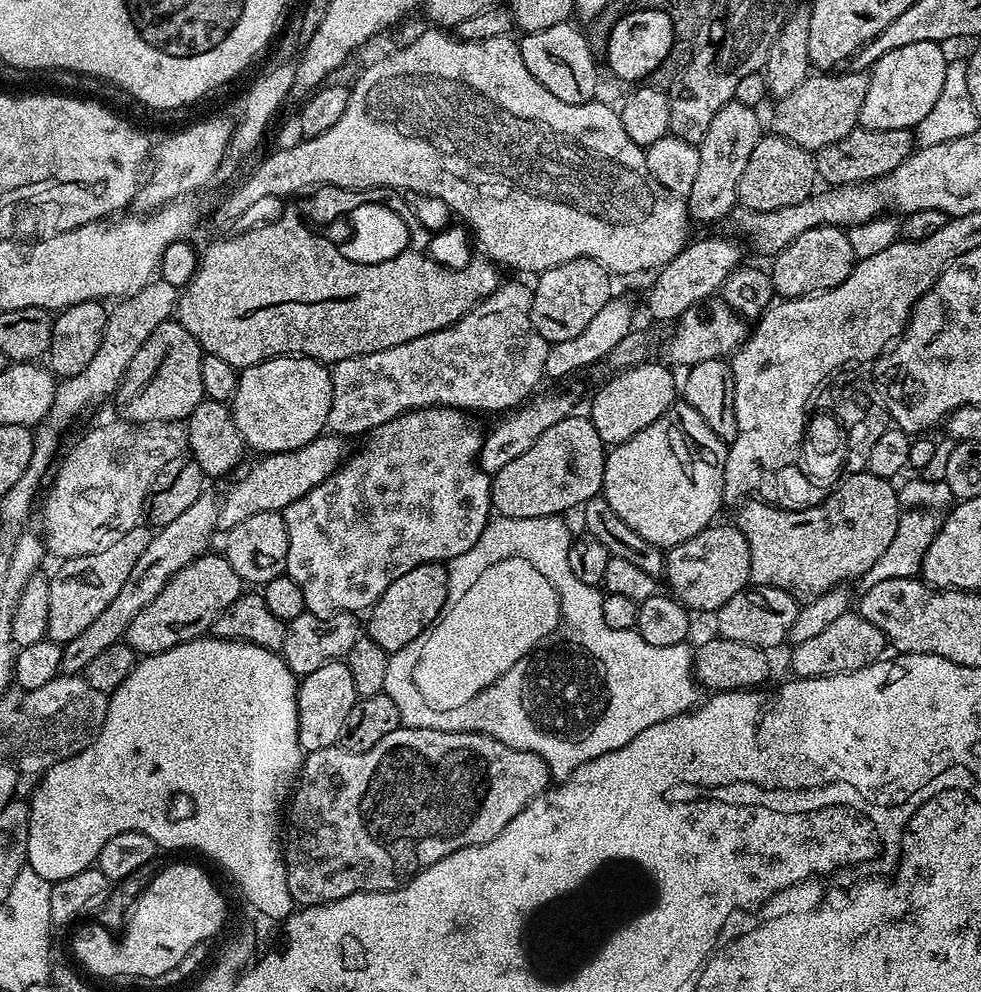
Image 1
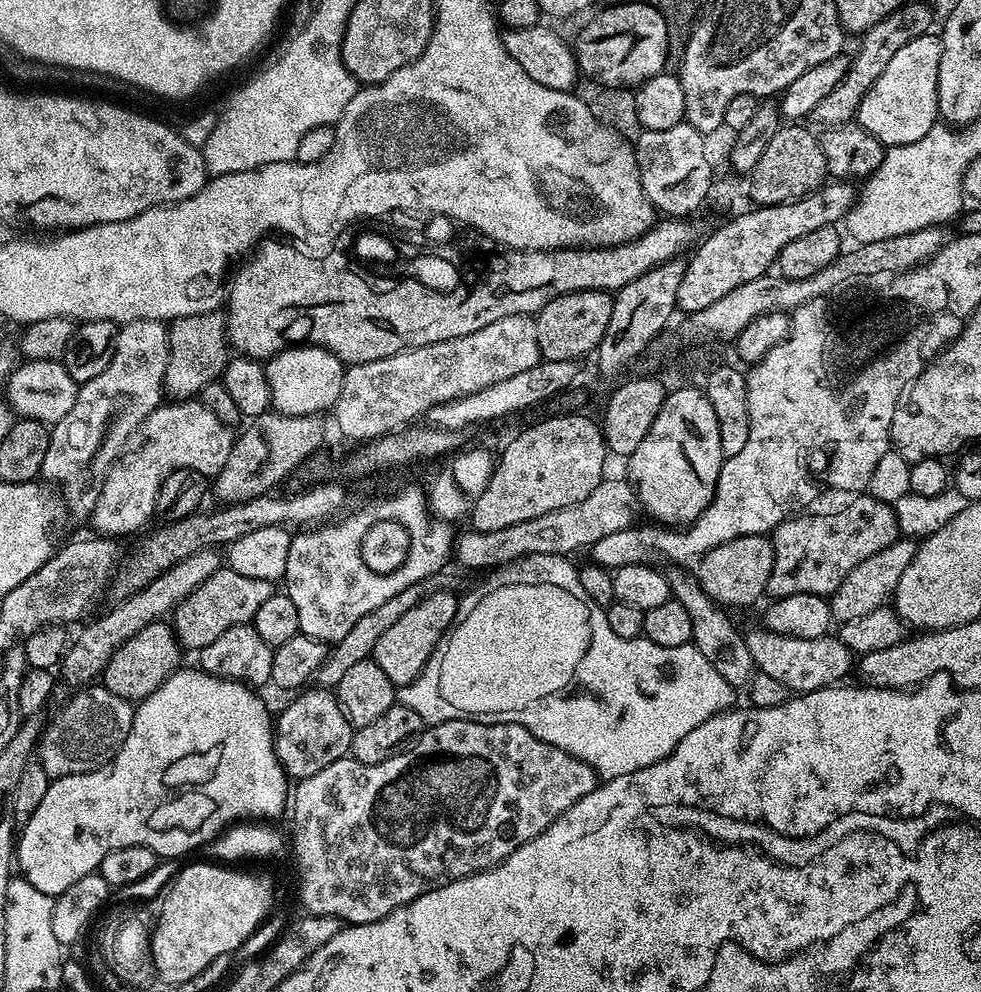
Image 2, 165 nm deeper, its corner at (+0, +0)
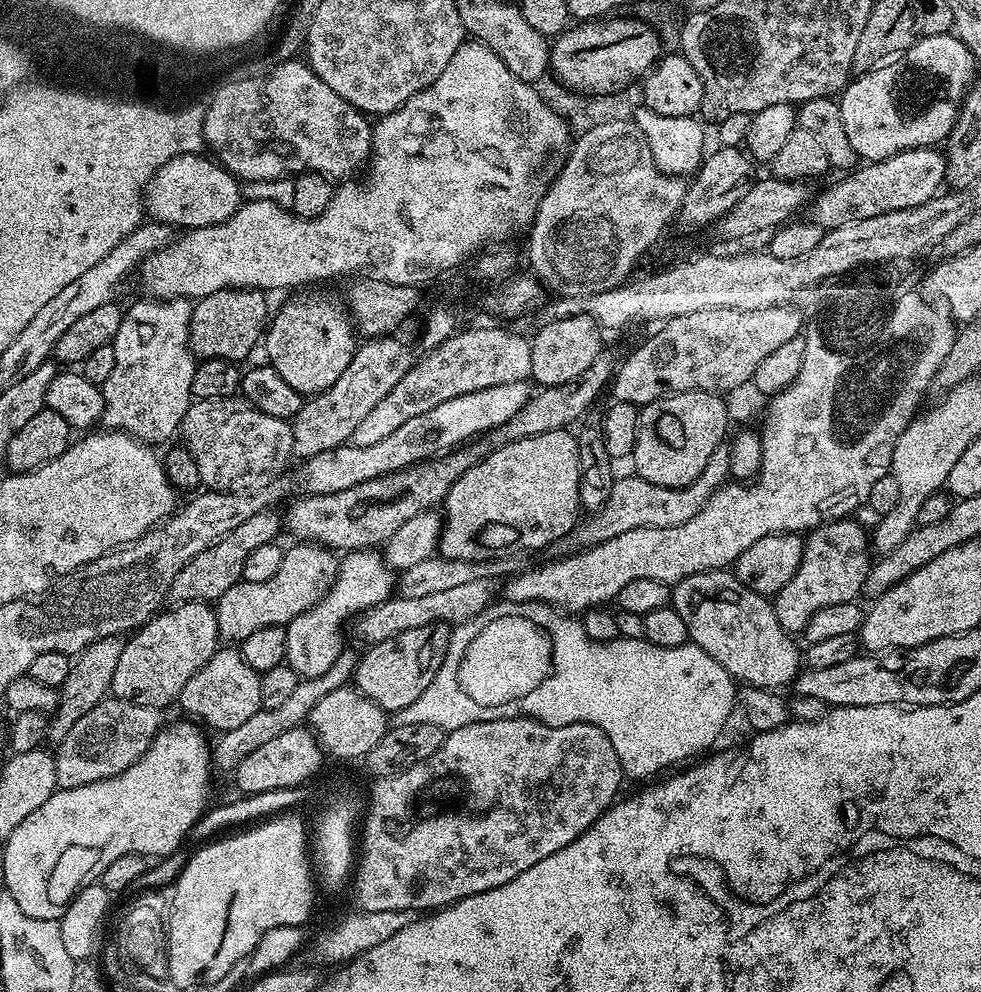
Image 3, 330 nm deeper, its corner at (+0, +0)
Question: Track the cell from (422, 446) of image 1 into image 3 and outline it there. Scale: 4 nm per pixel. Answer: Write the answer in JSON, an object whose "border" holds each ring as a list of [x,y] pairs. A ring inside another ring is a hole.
{"border":[[[352,550],[347,553],[348,556],[339,561],[336,577],[331,586],[328,587],[328,593],[319,600],[313,608],[306,610],[298,618],[294,618],[284,628],[286,634],[286,654],[285,661],[300,676],[301,680],[310,680],[312,678],[322,678],[330,666],[338,659],[338,654],[345,651],[344,636],[340,633],[340,623],[343,620],[351,621],[354,614],[359,614],[386,602],[394,592],[394,573],[387,564],[384,563],[384,557],[376,550]]]}

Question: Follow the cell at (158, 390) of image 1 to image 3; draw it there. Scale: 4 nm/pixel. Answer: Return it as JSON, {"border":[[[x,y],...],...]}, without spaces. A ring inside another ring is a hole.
{"border":[[[223,288],[195,301],[190,318],[190,346],[200,360],[222,358],[244,362],[261,343],[270,320],[268,300],[255,288]]]}

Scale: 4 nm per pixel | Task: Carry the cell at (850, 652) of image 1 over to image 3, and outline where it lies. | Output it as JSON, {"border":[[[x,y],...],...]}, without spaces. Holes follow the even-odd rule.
{"border":[[[728,570],[699,572],[690,578],[682,578],[670,592],[670,607],[678,610],[682,622],[686,622],[688,639],[696,644],[714,662],[718,662],[732,675],[732,679],[753,688],[783,689],[783,684],[791,685],[802,671],[802,648],[795,644],[793,637],[782,630],[772,609],[772,600],[750,590]]]}

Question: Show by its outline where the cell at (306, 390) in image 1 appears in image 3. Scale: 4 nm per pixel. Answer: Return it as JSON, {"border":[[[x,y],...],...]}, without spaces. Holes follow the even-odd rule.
{"border":[[[316,290],[293,295],[293,300],[286,301],[277,312],[275,309],[262,337],[262,348],[268,351],[267,363],[305,398],[334,386],[358,347],[358,336],[345,305],[324,292],[312,291]]]}

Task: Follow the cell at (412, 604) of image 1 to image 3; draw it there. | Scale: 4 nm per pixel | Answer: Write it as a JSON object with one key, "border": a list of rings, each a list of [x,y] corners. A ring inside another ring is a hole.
{"border":[[[441,622],[430,626],[418,626],[415,630],[402,630],[386,642],[378,642],[367,649],[365,656],[356,661],[354,687],[366,698],[373,700],[378,707],[391,714],[410,706],[442,666],[448,653],[448,643],[452,637],[452,628]]]}

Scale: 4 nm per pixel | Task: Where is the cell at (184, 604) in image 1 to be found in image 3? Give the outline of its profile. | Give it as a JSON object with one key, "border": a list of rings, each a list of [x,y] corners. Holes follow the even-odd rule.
{"border":[[[296,542],[293,545],[292,549],[289,547],[285,551],[282,566],[278,566],[278,574],[274,574],[274,578],[266,582],[246,582],[242,579],[230,586],[222,598],[214,601],[221,641],[239,642],[266,626],[284,628],[328,593],[328,587],[336,577],[337,553],[319,544]]]}

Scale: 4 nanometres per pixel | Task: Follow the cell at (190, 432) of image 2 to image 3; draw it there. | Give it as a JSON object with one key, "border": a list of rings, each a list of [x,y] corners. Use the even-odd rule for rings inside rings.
{"border":[[[236,396],[225,400],[193,399],[184,416],[182,436],[188,439],[188,453],[198,462],[201,485],[214,492],[251,494],[285,475],[288,460],[293,459],[291,423],[270,418],[250,401]]]}

